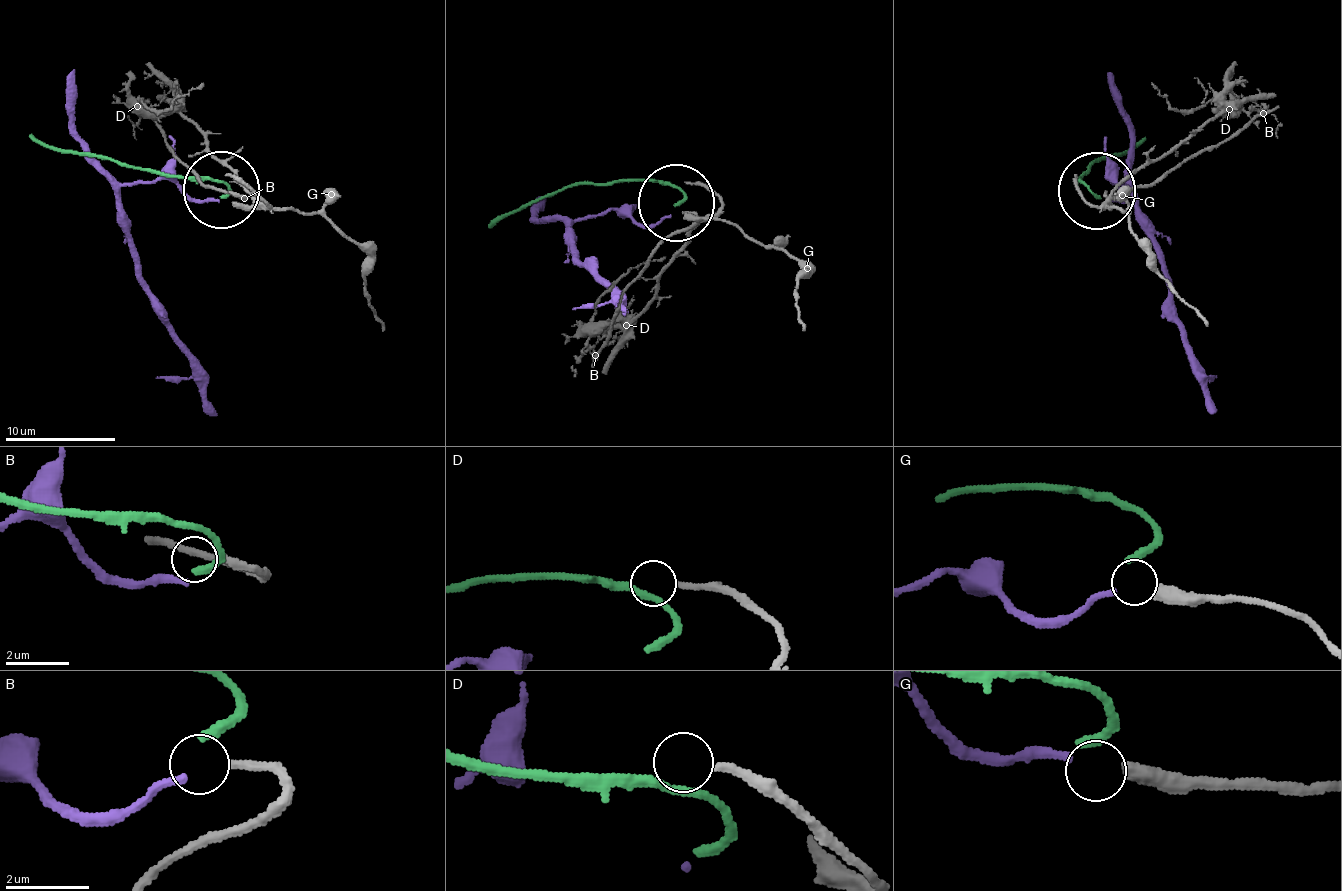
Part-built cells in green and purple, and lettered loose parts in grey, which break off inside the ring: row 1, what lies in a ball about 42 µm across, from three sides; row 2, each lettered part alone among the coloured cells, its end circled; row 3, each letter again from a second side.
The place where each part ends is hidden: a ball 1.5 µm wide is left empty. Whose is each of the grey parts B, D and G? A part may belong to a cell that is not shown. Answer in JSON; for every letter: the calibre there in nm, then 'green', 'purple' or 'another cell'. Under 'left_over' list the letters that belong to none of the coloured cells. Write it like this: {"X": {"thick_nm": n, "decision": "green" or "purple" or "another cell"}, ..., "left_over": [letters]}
{"B": {"thick_nm": 220, "decision": "green"}, "D": {"thick_nm": 180, "decision": "another cell"}, "G": {"thick_nm": 440, "decision": "purple"}, "left_over": ["D"]}

